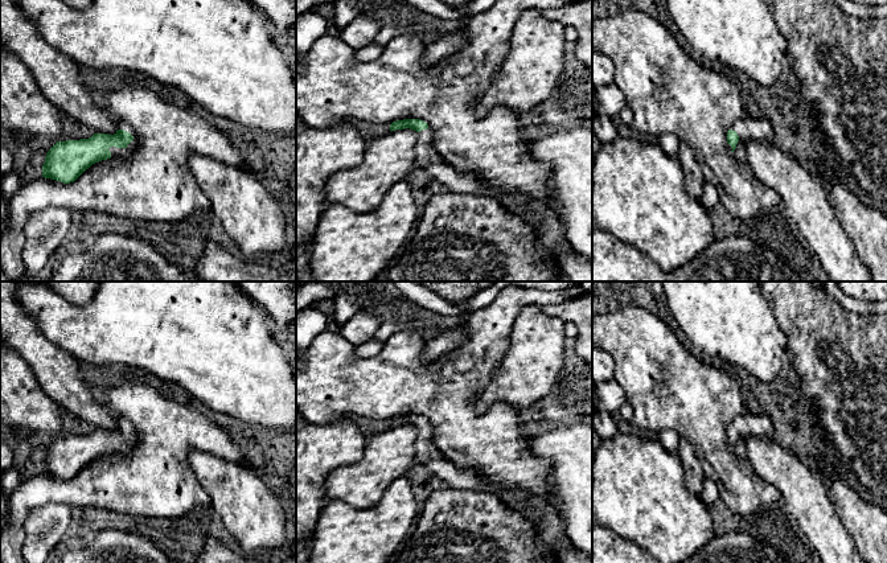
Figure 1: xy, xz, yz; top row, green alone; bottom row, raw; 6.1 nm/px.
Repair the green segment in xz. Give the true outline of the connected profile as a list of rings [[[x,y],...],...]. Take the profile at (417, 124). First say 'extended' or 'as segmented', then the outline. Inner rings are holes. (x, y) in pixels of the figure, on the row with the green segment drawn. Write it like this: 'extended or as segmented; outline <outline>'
extended; outline [[[403,119],[390,124],[390,131],[410,128],[419,133],[415,145],[416,165],[443,184],[448,192],[489,196],[500,201],[509,213],[521,217],[530,225],[541,243],[560,262],[562,252],[570,247],[559,218],[541,202],[517,192],[501,192],[486,186],[475,173],[463,173],[448,165],[432,143],[428,124],[420,119]]]

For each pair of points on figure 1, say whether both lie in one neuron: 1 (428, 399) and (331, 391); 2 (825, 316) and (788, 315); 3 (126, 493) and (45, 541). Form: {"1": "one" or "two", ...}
{"1": "one", "2": "one", "3": "two"}

